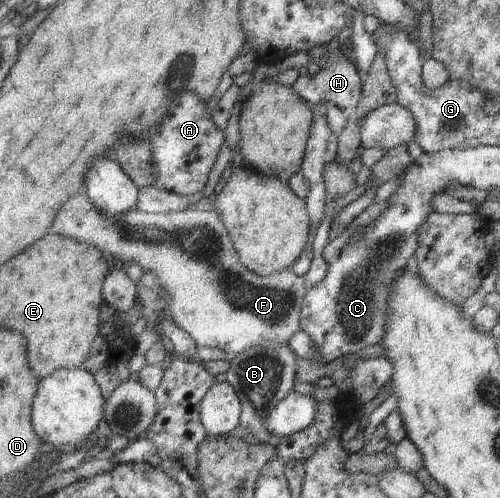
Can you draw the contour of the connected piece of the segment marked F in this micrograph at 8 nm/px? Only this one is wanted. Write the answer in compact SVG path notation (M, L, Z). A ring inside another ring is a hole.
M83 186L79 196L69 198L63 204L48 234L61 234L81 244L91 244L125 265L136 263L153 272L159 278L159 284L171 296L173 322L193 338L197 350L196 357L199 360L230 362L235 356L239 356L239 352L257 346L263 346L263 351L270 352L272 349L265 347L265 344L290 346L291 338L301 330L302 304L308 292L303 267L281 270L269 276L251 272L251 269L240 261L231 235L217 210L201 211L189 207L179 212L147 213L137 209L125 214L121 220L113 222L95 208L95 204L87 196L86 186Z

